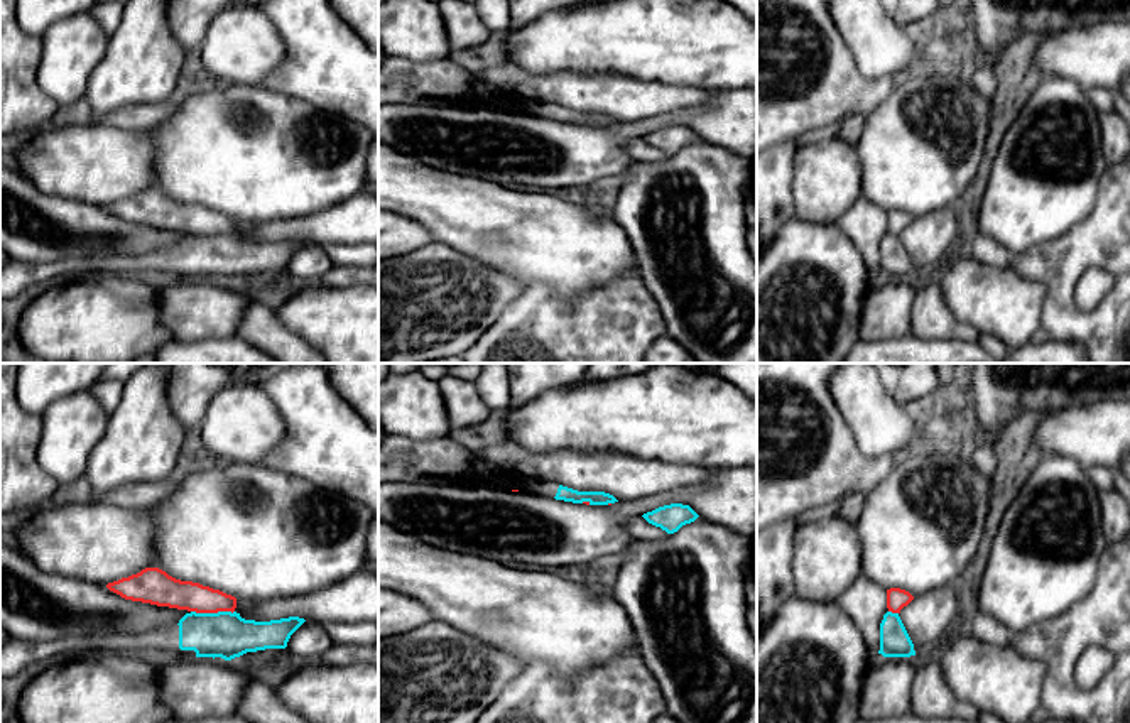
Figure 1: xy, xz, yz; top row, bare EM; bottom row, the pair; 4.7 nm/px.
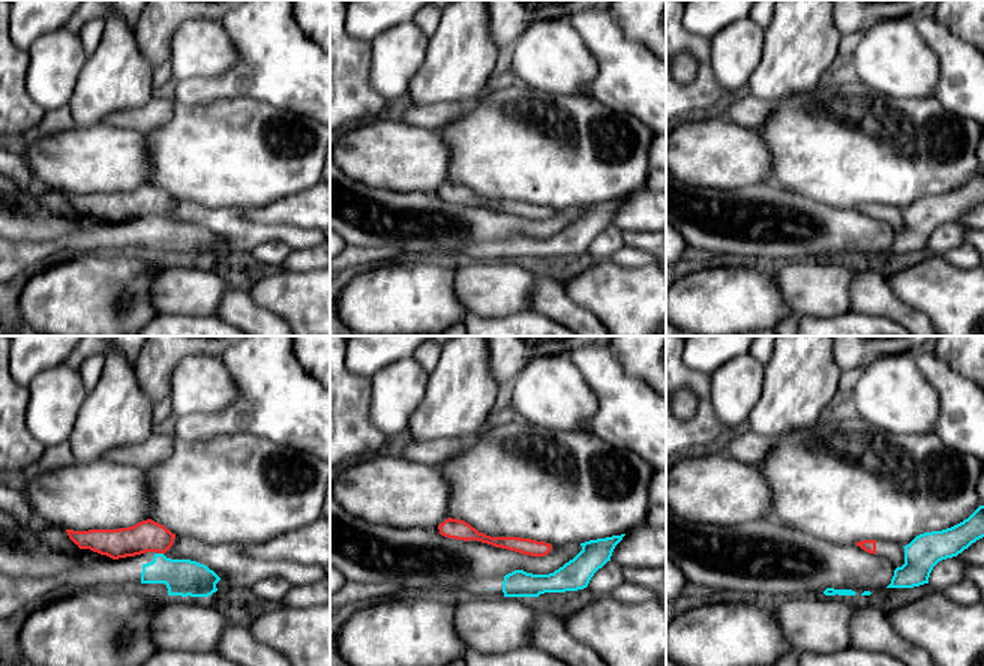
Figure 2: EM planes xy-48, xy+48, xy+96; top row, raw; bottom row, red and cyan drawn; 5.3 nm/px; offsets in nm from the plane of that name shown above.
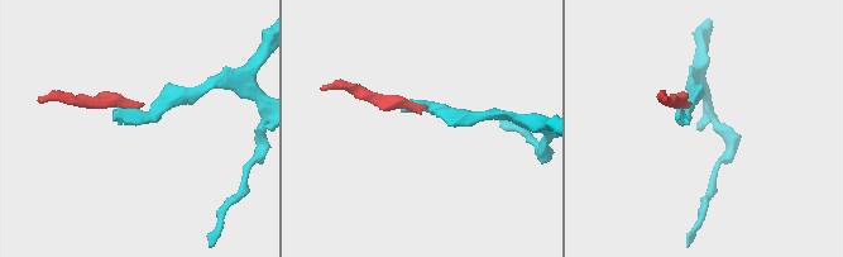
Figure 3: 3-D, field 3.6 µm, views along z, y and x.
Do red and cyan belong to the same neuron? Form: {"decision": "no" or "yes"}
{"decision": "no"}

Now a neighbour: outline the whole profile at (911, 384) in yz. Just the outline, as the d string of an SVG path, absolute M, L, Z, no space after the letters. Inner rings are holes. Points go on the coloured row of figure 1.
M870 363L885 390L902 405L917 407L934 399L939 380L936 363Z

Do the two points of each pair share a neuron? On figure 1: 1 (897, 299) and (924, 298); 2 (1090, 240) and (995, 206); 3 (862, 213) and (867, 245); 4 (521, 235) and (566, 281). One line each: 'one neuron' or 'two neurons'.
1: two neurons
2: two neurons
3: one neuron
4: one neuron

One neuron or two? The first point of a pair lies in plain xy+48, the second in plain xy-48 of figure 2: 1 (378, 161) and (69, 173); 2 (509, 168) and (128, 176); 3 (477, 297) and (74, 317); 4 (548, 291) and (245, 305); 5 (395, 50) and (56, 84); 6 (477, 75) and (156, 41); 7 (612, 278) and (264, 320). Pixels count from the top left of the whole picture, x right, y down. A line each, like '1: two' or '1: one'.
1: one
2: two
3: two
4: one
5: one
6: two
7: two

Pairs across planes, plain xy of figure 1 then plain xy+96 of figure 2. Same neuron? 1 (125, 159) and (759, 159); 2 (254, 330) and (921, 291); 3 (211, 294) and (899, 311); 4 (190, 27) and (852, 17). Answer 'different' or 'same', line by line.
1: same
2: different
3: different
4: same

